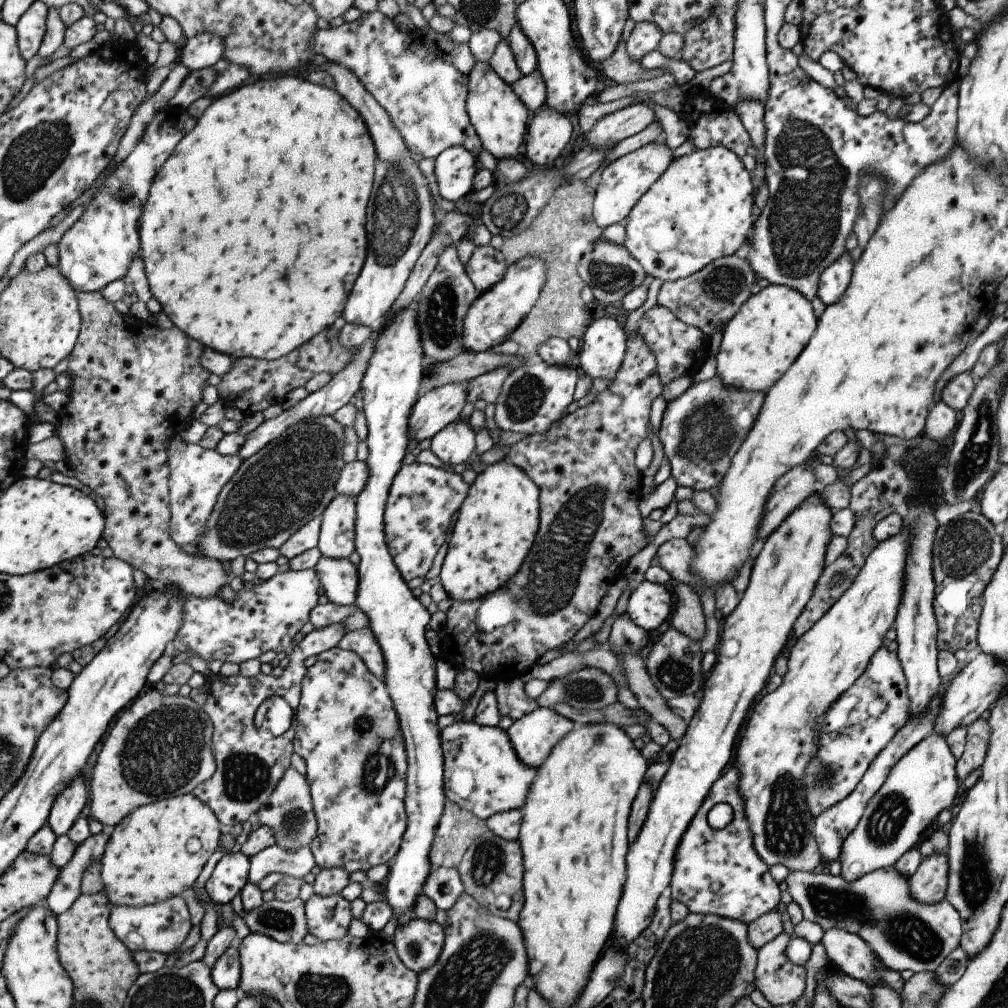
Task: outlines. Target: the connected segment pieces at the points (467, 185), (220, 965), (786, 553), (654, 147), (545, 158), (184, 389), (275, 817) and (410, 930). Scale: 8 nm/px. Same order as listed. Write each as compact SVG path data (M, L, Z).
M447 148L433 164L437 190L442 199L455 203L472 190L472 178L477 171L471 152L465 148Z
M229 946L215 960L215 966L210 970L211 980L217 990L236 990L239 993L239 974L241 974L239 954L235 948Z
M811 494L793 508L779 528L763 542L763 550L755 554L757 558L753 560L749 584L735 610L724 618L717 660L713 670L705 675L703 702L693 712L685 733L677 742L677 749L669 756L669 768L655 789L641 830L635 842L628 845L627 880L613 928L617 948L621 950L623 946L626 950L651 922L657 896L669 886L679 838L715 780L733 762L736 742L748 714L763 695L775 658L785 646L793 623L811 598L815 582L825 566L824 555L833 536L829 530L832 512L817 494Z
M662 140L645 144L629 154L613 160L598 177L598 186L592 201L591 220L599 228L609 227L627 217L635 202L661 176L663 170L674 160L671 150Z
M544 105L528 120L524 160L534 167L550 167L567 146L571 132L573 128L565 114Z
M77 291L79 308L82 312L82 331L79 335L78 343L75 350L68 356L67 373L71 378L71 385L68 389L70 403L63 412L63 418L60 418L58 425L58 436L64 443L67 452L67 460L69 465L77 467L75 477L81 482L81 487L92 490L103 499L103 540L107 542L109 548L113 552L113 557L131 564L131 568L141 570L145 574L147 580L155 580L157 586L163 588L177 588L178 592L183 592L197 598L211 598L211 596L219 595L220 588L225 582L229 582L231 575L226 569L226 564L217 561L208 556L198 556L197 553L191 553L189 549L184 551L171 540L169 536L169 518L170 512L168 507L168 476L169 468L167 464L167 442L173 440L175 436L189 425L195 404L201 402L201 392L206 387L207 379L210 373L205 368L199 366L199 354L203 352L204 347L197 340L189 338L187 334L183 334L174 325L169 329L161 329L155 325L145 324L141 320L135 320L127 314L118 313L111 302L107 302L103 298L100 291L85 292Z
M292 767L287 768L285 774L281 776L281 780L277 782L277 786L273 788L271 796L257 810L254 818L260 825L265 825L273 830L275 846L279 846L283 850L297 850L297 848L308 846L309 842L313 842L313 838L316 835L317 822L305 777L297 773Z
M417 917L403 926L396 926L391 941L397 956L409 969L419 974L435 964L443 946L442 926L437 922L423 922Z

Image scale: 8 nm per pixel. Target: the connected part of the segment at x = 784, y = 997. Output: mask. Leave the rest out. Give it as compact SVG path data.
M781 932L779 936L775 936L773 940L761 946L755 954L754 986L772 1007L795 1002L801 998L805 987L805 968L793 964L785 956L785 946L789 938L790 936Z

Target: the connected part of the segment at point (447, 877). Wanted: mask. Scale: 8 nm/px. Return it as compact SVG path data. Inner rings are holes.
M439 867L433 869L425 882L423 894L433 902L437 909L447 912L455 900L464 893L459 873L456 867Z

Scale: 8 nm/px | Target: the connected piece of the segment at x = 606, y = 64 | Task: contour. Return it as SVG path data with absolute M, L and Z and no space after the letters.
M630 18L625 21L621 31L621 40L617 43L613 54L599 64L599 69L606 79L616 84L627 84L639 80L649 80L663 75L665 72L662 68L643 70L640 63L631 61L625 51L625 40L631 34L635 27L635 22Z

